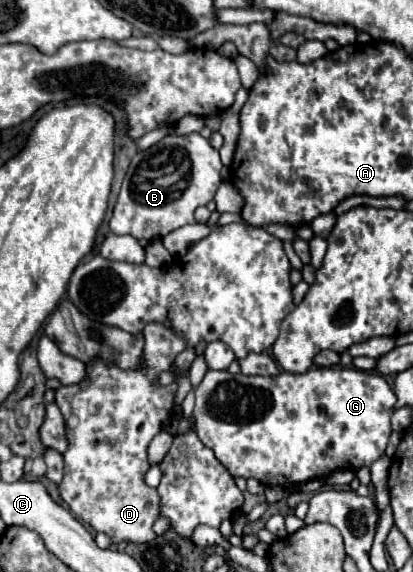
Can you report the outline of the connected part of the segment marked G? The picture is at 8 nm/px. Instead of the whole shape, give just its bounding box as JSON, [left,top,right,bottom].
[193,366,395,486]

